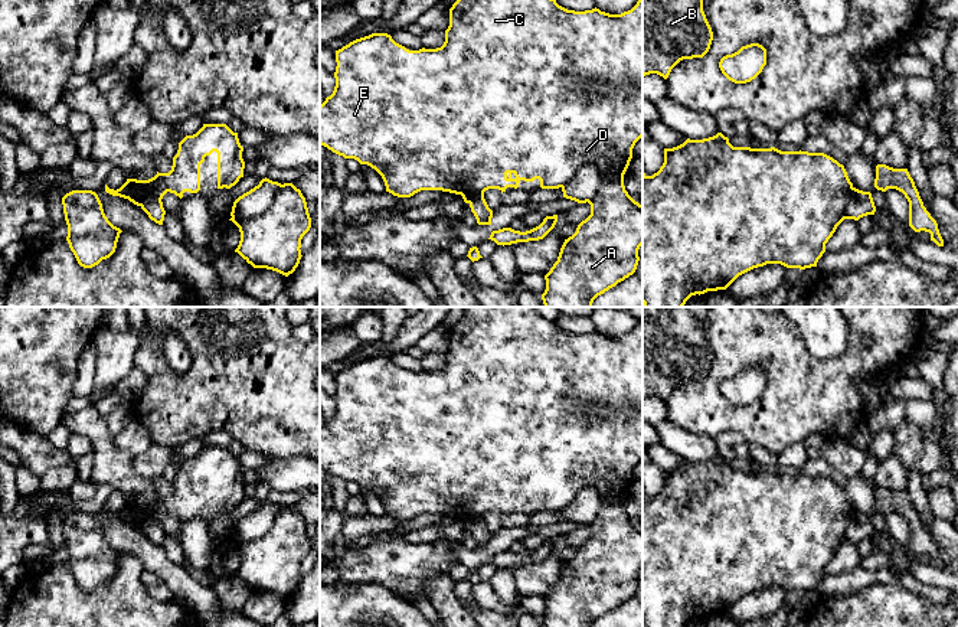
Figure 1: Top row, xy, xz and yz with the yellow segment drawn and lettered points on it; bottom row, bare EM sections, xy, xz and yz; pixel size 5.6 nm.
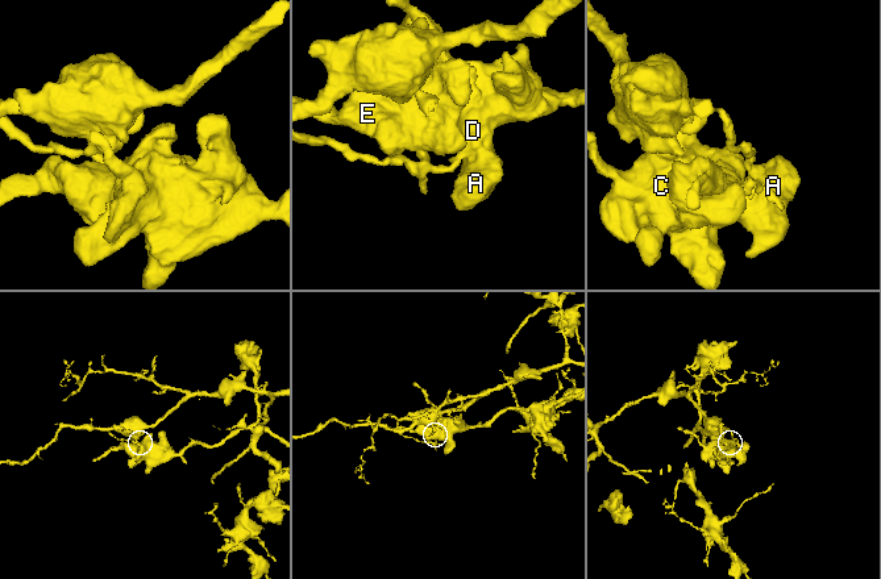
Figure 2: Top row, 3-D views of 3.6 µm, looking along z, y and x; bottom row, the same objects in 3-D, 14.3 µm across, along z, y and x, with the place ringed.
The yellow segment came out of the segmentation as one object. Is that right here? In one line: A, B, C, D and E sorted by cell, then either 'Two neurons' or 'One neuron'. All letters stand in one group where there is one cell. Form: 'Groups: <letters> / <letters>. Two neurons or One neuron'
Groups: A C D E / B. Two neurons

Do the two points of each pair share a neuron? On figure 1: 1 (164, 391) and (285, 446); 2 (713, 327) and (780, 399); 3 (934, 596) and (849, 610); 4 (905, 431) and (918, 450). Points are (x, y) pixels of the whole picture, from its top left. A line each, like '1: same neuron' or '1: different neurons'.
1: same neuron
2: same neuron
3: different neurons
4: same neuron

